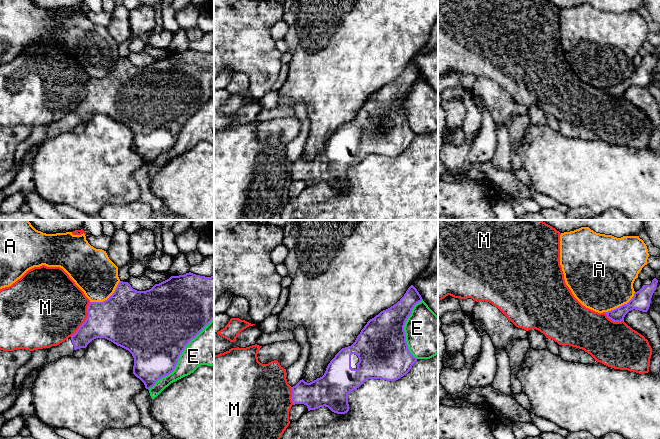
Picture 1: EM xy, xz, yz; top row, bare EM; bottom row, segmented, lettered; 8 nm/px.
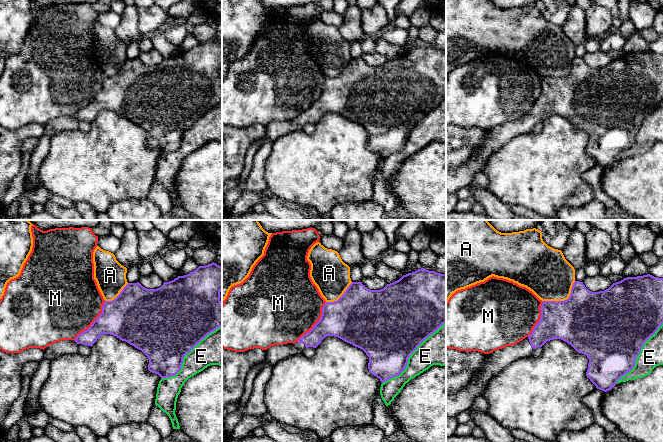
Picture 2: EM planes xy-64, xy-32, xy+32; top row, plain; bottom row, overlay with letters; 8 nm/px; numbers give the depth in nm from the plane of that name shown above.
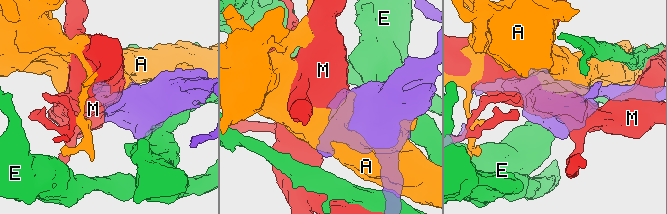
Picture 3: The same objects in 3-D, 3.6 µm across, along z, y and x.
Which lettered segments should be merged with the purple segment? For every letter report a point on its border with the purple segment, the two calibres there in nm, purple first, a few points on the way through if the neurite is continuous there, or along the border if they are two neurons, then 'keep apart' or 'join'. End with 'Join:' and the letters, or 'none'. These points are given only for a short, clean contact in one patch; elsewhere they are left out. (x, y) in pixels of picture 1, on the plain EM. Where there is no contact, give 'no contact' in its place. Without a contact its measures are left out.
A: xy (108, 74) | 480/340 nm | keep apart
E: xy (179, 132) | 500/280 nm | keep apart
M: xy (85, 96) | 360/480 nm | keep apart
Join: none

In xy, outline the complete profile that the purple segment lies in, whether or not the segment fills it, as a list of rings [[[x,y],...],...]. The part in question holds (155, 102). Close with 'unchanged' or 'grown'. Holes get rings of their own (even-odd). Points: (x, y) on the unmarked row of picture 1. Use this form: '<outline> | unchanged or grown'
[[[191,48],[155,60],[146,67],[137,67],[128,58],[120,57],[114,69],[103,78],[90,78],[87,95],[74,111],[57,122],[49,124],[44,140],[32,147],[39,147],[47,140],[63,132],[72,132],[74,127],[86,124],[96,114],[105,114],[128,126],[134,134],[133,150],[150,165],[155,159],[172,149],[188,119],[214,95],[214,52],[205,53]]] | grown

